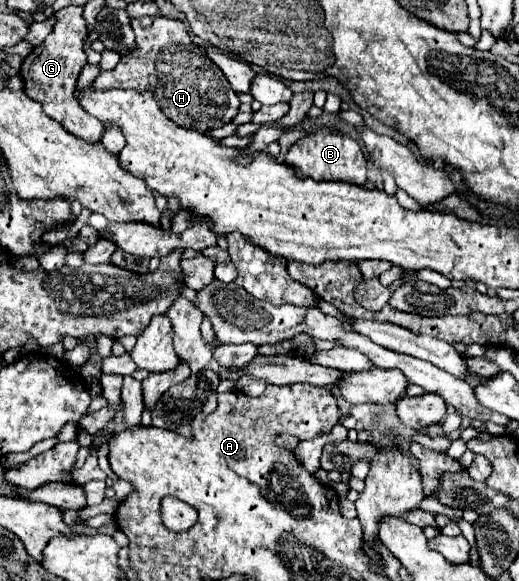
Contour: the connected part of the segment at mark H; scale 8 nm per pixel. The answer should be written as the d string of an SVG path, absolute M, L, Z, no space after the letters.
M145 16L133 18L131 24L137 36L137 50L123 56L113 70L101 72L93 82L95 88L130 88L139 92L151 88L153 98L159 102L159 108L167 118L179 126L199 132L221 128L233 120L241 104L237 94L233 88L229 88L229 80L225 80L225 74L213 64L213 60L209 60L207 52L193 42L181 20Z

